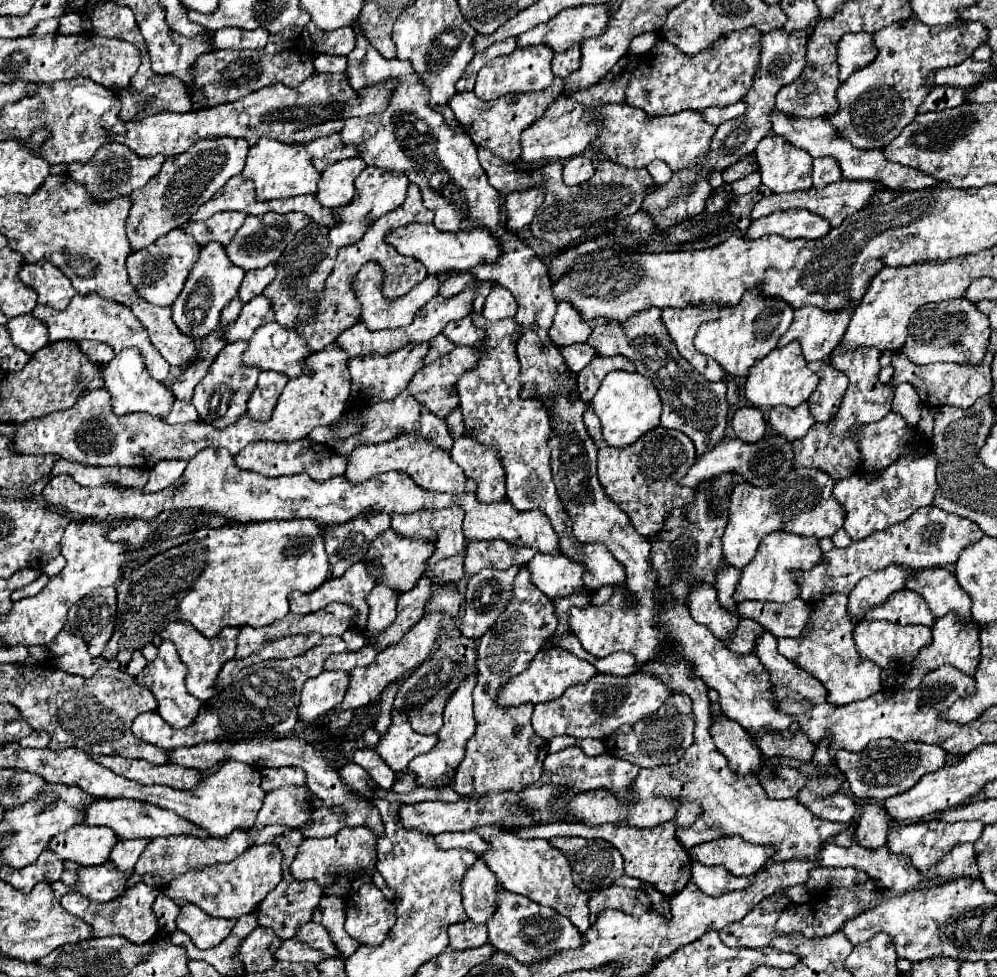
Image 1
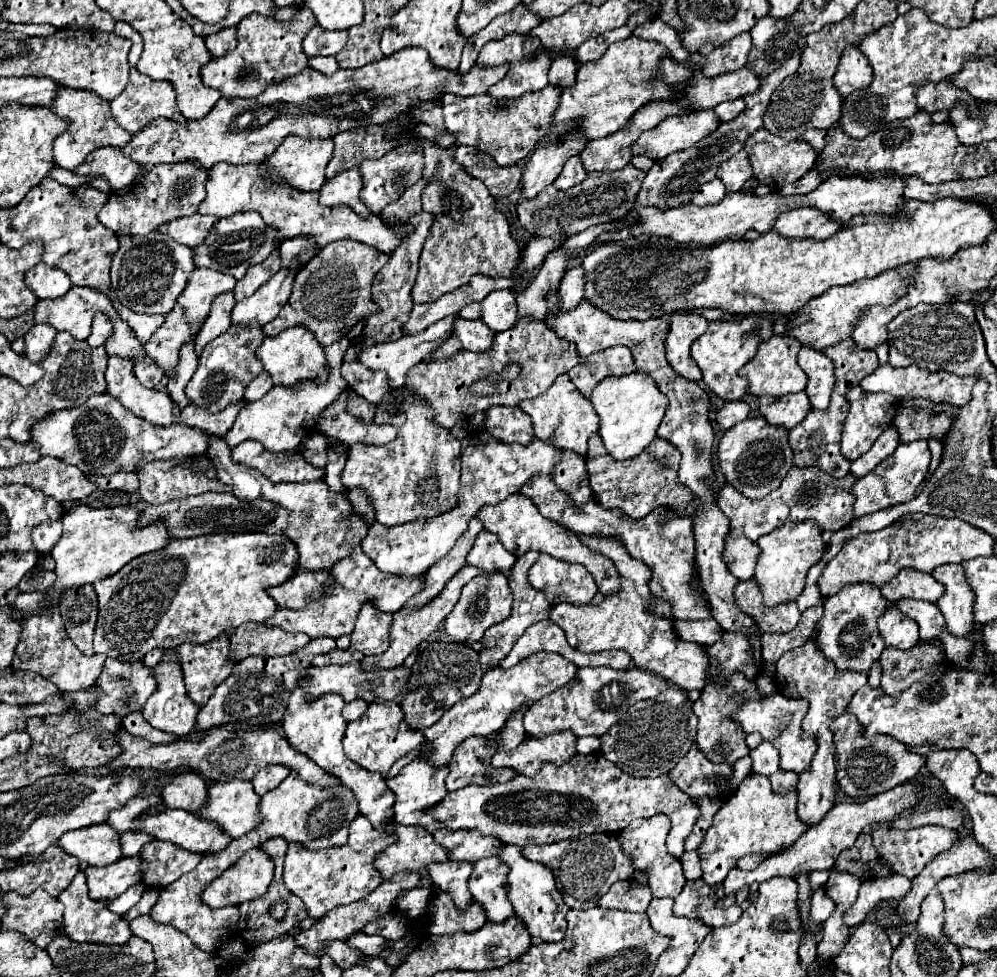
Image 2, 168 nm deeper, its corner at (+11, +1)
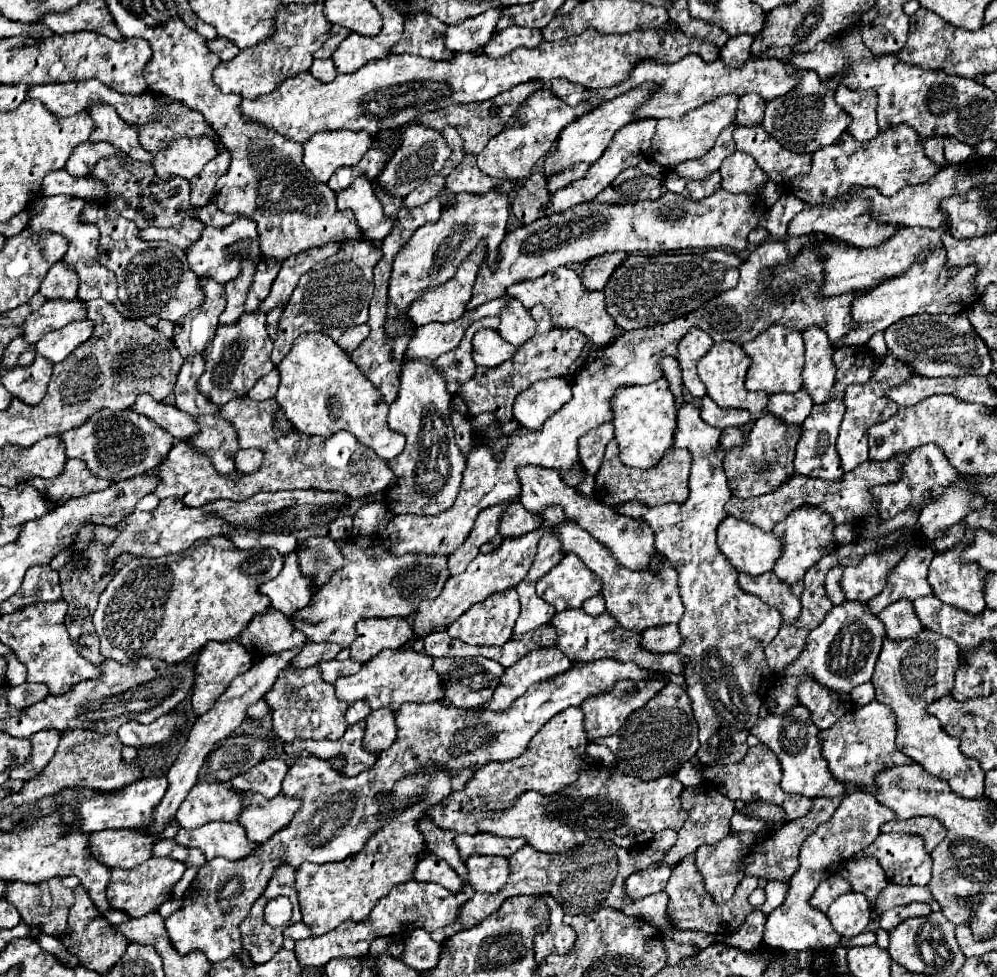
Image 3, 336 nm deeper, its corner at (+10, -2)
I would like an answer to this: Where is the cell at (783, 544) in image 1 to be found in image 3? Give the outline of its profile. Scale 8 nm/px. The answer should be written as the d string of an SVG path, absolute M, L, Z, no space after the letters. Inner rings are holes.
M801 505L799 509L791 511L787 515L787 519L779 521L775 525L775 533L779 533L779 537L783 537L783 555L779 557L777 567L773 569L773 573L783 579L785 583L795 583L801 581L803 575L823 557L829 555L835 549L835 537L833 537L833 529L835 523L831 519L829 513L825 513L819 507L813 505Z

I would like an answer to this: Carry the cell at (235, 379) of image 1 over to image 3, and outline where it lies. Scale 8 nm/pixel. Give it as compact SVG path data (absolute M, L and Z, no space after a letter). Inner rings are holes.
M261 311L243 313L233 325L219 325L215 339L205 349L209 349L209 353L205 355L207 369L199 379L199 389L217 405L225 405L231 399L245 397L249 389L275 367L271 363L273 343L271 339L267 339L265 313Z

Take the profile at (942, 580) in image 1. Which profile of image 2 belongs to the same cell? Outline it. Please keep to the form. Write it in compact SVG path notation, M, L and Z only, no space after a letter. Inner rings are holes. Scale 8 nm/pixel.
M904 568L902 572L898 572L898 576L894 576L894 580L886 582L880 588L880 592L888 602L894 602L898 598L936 602L946 592L946 588L940 582L936 582L932 574Z

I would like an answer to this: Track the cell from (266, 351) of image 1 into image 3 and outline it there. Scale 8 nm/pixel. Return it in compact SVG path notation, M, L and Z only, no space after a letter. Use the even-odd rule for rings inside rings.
M325 333L299 335L277 369L281 373L281 385L275 399L299 433L331 437L345 429L383 459L393 459L403 451L405 437L387 425L389 405L351 357Z

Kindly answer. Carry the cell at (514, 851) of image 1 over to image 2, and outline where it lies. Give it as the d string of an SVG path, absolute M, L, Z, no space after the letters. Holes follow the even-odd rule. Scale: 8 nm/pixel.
M502 844L498 854L496 854L508 868L508 900L512 902L516 916L526 924L530 936L536 936L544 942L558 942L564 936L566 930L566 914L568 906L562 898L562 894L556 890L554 874L548 866L528 860L518 846L508 846Z

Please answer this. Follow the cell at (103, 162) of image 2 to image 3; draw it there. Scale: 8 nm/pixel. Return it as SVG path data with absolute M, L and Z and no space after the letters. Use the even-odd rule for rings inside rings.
M85 141L85 143L79 143L79 147L75 147L65 169L75 177L85 177L93 171L95 163L105 157L125 157L125 155L115 147L111 147L111 143Z

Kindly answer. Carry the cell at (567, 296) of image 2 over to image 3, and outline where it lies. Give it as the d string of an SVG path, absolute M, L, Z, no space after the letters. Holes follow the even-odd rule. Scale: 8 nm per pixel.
M607 253L587 261L583 269L583 285L591 291L603 291L613 271L627 259L627 253Z

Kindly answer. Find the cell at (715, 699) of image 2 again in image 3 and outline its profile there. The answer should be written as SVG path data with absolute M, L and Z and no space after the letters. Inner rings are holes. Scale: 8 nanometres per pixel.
M693 403L679 407L677 421L675 447L685 447L693 455L687 501L657 507L629 501L613 509L621 515L645 521L655 533L657 551L663 553L679 573L679 593L685 613L679 621L683 643L675 653L687 659L683 677L699 725L701 747L697 759L707 765L729 765L739 763L747 753L749 729L759 719L759 707L767 691L765 681L771 679L765 647L781 629L781 613L739 587L735 567L717 547L717 527L727 517L723 505L731 497L723 457L719 457L723 455L719 449L721 431L703 423L699 407Z

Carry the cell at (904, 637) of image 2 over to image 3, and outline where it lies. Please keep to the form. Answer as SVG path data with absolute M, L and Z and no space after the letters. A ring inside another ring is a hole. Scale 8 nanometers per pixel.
M899 599L899 603L885 607L877 617L883 621L889 639L913 639L923 629L913 603L907 599Z

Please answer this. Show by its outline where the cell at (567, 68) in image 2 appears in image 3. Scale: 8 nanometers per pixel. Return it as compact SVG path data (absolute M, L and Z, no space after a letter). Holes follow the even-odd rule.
M553 79L551 91L555 97L559 97L561 101L565 101L571 107L577 107L583 103L583 91L585 89L575 85L575 83L567 83L567 79Z

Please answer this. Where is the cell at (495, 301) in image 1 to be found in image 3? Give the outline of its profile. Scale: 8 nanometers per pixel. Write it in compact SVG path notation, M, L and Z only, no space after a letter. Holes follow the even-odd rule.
M513 299L501 311L501 325L497 331L505 341L519 347L519 345L527 343L537 333L537 323L531 317L531 313L523 307L523 303Z

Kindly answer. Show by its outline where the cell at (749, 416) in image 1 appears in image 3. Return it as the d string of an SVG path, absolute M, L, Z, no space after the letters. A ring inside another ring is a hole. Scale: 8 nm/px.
M703 397L701 403L701 419L711 427L725 429L725 427L741 427L751 419L749 411L739 409L721 409L709 397Z

